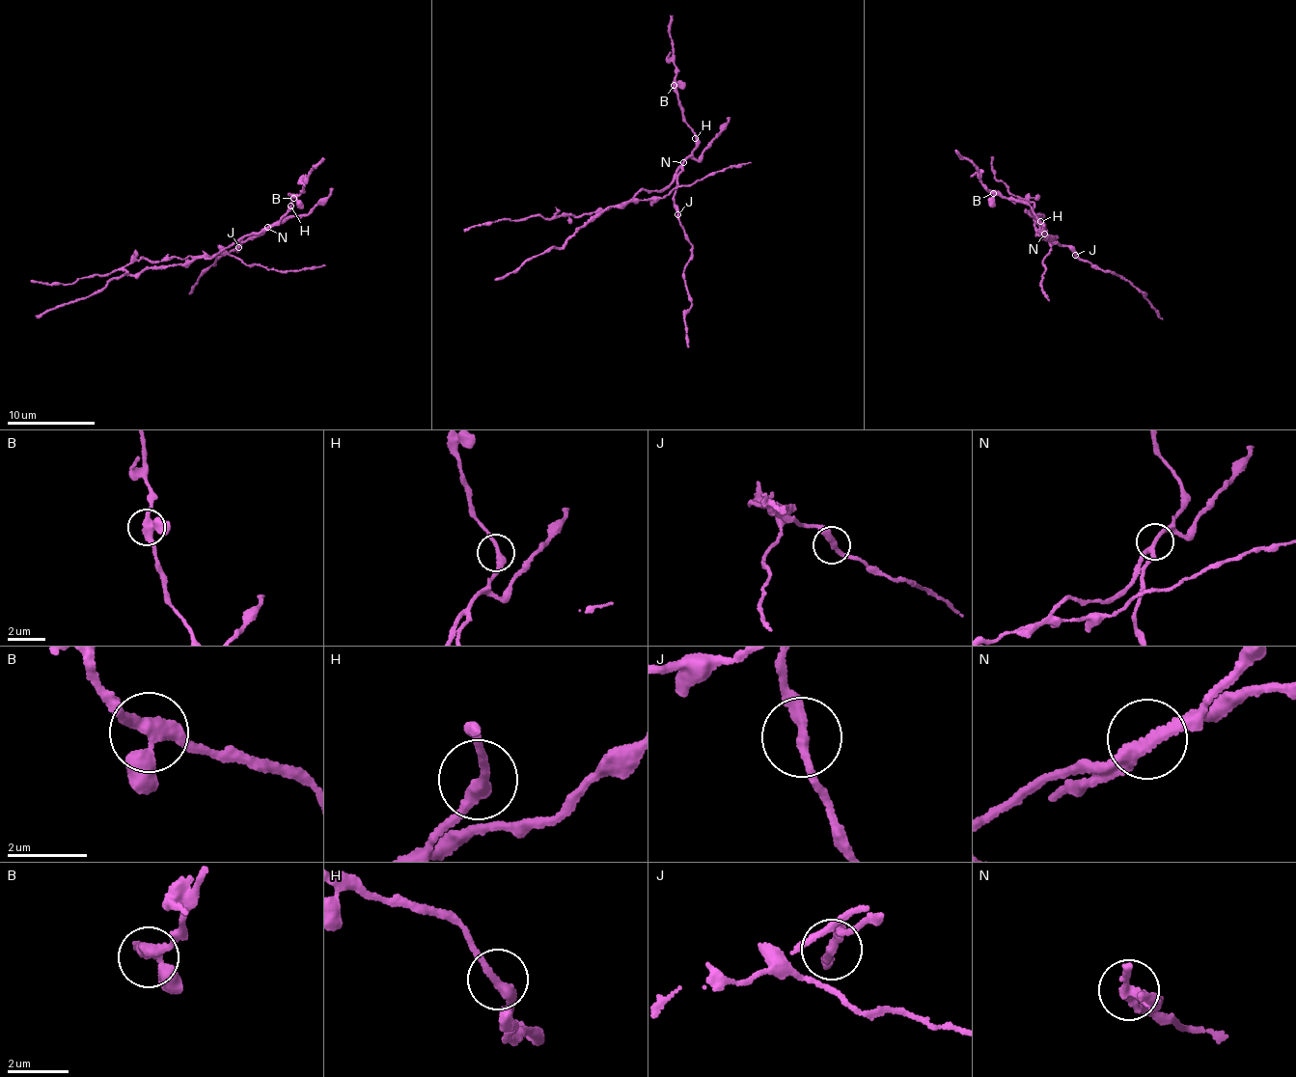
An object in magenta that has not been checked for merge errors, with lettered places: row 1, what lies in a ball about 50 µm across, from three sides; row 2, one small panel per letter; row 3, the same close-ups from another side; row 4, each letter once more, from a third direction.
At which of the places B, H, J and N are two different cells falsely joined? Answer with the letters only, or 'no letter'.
N

